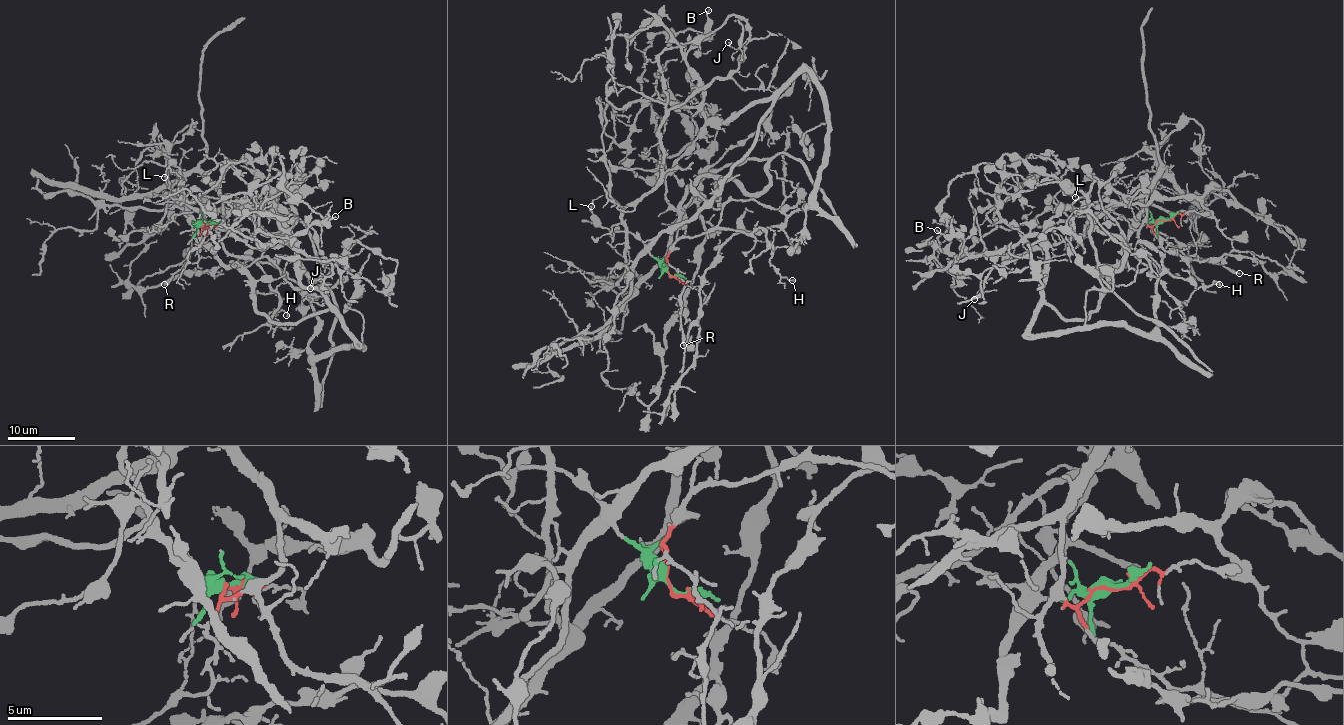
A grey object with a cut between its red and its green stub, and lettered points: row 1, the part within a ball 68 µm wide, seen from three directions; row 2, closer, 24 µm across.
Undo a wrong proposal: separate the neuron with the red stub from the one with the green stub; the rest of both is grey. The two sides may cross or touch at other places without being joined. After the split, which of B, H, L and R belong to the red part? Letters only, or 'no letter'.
H, R

